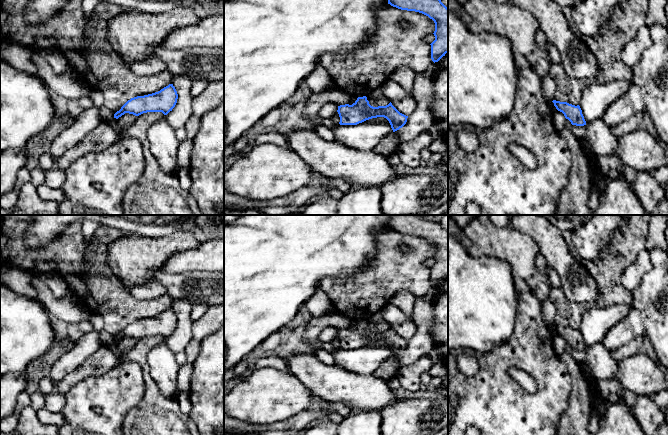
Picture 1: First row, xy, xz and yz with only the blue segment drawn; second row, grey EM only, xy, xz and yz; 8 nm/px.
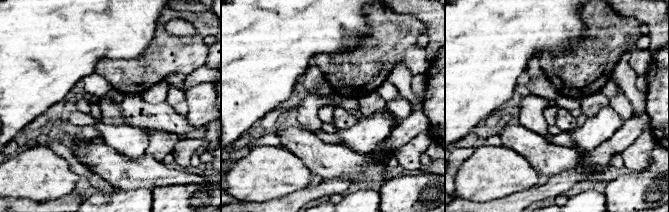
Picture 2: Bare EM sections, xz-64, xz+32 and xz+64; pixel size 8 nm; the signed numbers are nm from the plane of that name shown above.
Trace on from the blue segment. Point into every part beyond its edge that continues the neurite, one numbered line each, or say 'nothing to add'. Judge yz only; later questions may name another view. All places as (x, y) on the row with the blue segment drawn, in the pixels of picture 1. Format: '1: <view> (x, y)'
nothing to add

